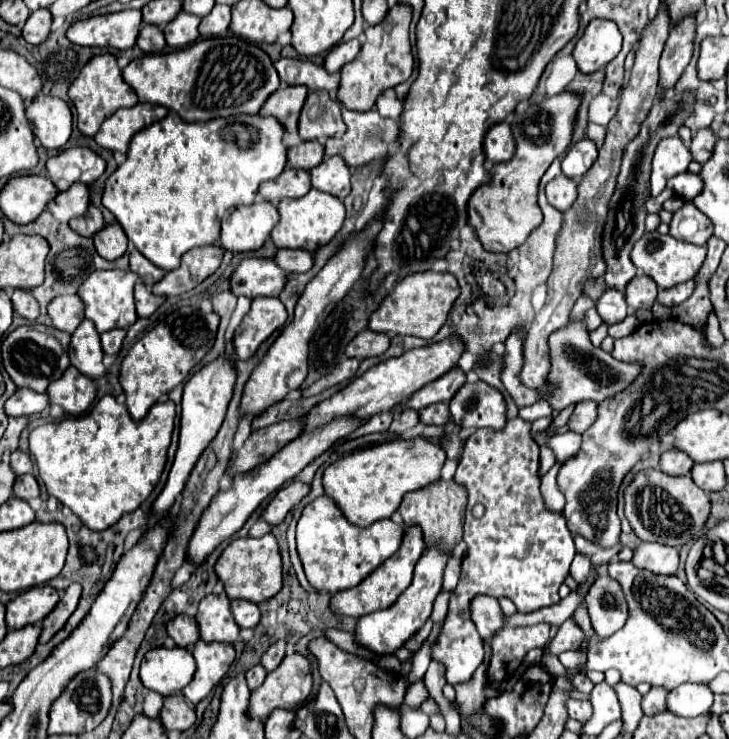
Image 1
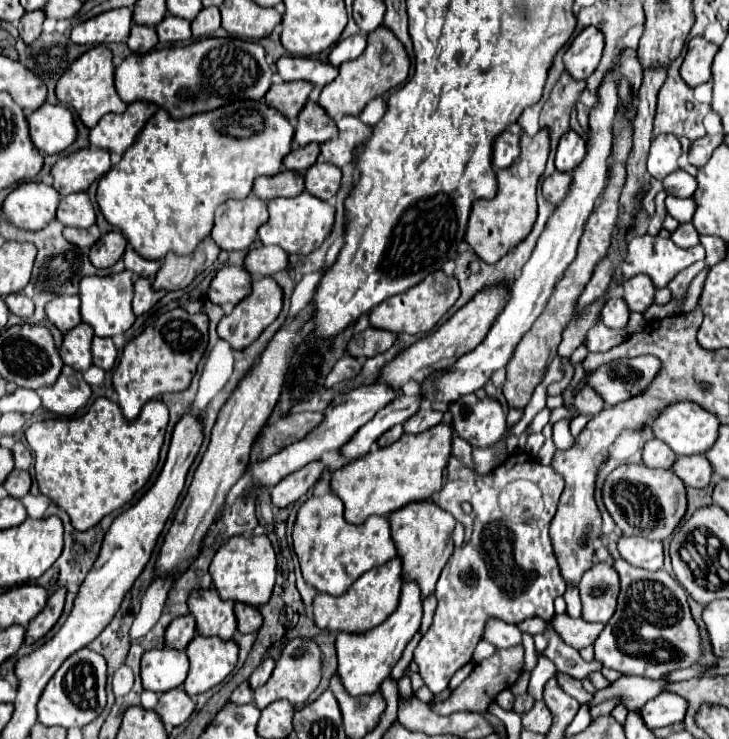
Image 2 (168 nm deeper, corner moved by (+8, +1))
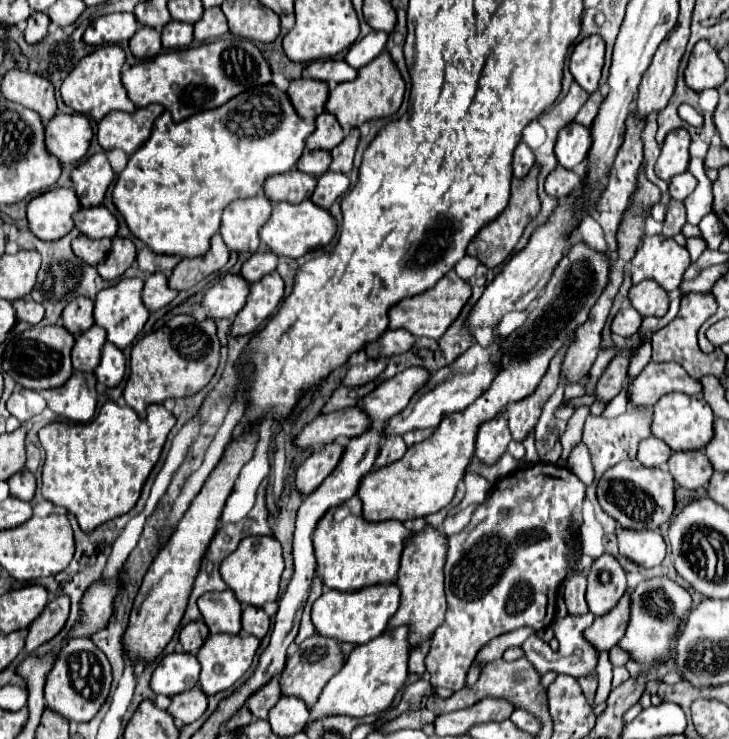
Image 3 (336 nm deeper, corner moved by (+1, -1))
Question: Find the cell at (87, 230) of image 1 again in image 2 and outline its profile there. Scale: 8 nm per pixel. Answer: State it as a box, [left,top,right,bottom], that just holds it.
[64,226,100,248]

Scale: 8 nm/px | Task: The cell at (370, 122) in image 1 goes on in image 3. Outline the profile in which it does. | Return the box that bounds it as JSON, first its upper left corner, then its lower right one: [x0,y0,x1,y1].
[329,128,359,174]

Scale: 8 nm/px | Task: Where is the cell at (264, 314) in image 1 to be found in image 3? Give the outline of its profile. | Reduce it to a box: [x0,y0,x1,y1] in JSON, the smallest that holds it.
[233,272,283,336]

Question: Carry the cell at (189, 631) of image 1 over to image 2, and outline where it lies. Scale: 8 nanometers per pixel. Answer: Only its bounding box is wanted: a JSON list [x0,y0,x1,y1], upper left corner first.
[166,614,196,650]

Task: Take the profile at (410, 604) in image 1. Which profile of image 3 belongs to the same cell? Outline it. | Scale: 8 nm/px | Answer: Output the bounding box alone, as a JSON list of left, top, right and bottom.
[309,626,409,722]

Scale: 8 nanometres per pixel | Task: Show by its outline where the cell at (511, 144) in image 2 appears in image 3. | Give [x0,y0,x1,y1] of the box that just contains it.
[513,142,535,178]

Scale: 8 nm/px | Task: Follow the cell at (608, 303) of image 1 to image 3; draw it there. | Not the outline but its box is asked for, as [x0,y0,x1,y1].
[611,308,641,338]

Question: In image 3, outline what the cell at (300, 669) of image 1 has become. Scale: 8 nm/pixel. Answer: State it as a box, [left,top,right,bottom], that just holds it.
[279,636,343,708]

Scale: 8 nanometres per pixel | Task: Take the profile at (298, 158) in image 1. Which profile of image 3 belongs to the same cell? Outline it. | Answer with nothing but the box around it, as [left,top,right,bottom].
[297,150,331,178]

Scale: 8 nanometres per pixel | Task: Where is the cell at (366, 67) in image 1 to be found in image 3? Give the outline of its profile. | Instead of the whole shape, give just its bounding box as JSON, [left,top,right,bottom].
[325,52,405,128]

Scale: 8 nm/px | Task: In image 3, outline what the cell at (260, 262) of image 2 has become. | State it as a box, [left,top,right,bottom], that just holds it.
[241,252,277,284]

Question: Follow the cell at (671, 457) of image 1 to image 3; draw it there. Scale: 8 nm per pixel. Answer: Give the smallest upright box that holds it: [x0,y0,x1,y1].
[637,436,671,466]

